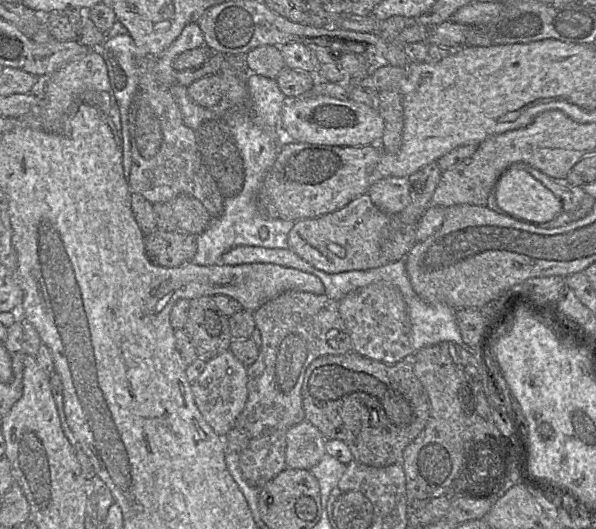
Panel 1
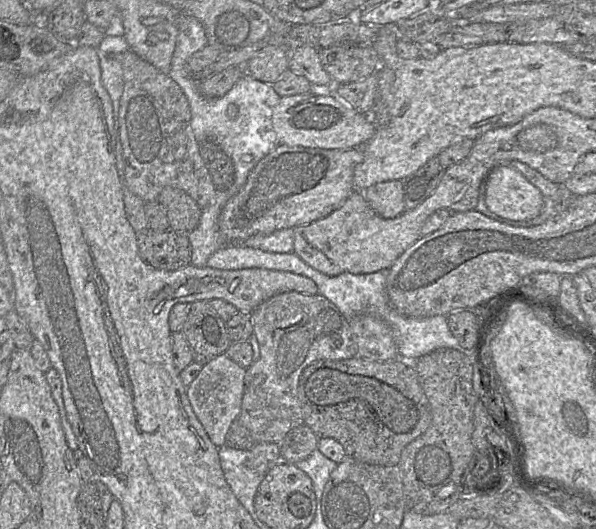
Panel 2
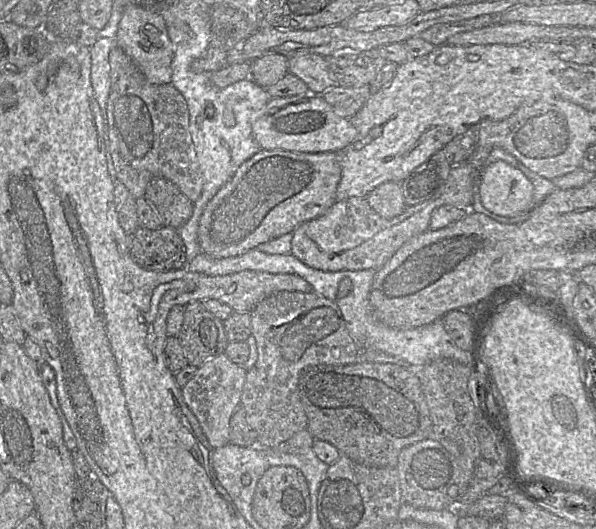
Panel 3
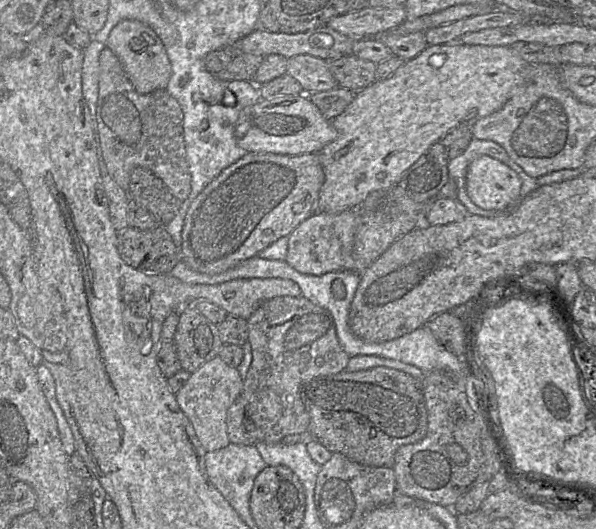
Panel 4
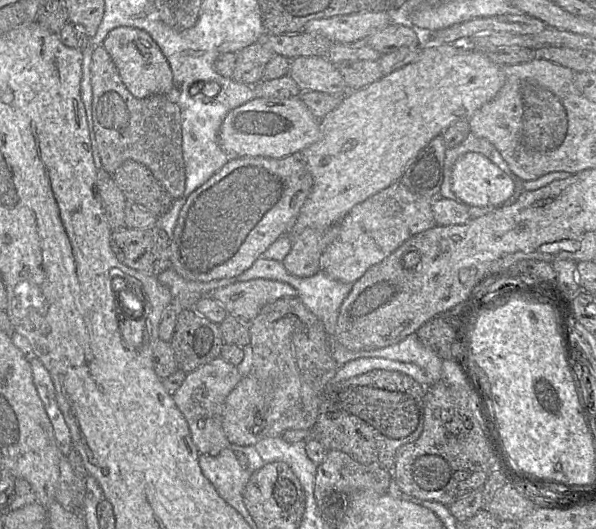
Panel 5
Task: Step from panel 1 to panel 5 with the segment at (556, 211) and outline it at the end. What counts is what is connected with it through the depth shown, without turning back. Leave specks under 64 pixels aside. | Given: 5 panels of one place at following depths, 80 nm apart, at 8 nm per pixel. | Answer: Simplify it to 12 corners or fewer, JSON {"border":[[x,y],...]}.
{"border":[[479,153],[453,165],[451,190],[462,204],[501,207],[513,180]]}

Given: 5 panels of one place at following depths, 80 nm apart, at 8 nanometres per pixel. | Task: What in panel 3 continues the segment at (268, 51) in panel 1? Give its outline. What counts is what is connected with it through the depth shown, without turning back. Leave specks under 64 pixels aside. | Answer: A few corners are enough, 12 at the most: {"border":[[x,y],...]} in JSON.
{"border":[[269,53],[251,61],[250,78],[268,88],[288,73],[289,58]]}

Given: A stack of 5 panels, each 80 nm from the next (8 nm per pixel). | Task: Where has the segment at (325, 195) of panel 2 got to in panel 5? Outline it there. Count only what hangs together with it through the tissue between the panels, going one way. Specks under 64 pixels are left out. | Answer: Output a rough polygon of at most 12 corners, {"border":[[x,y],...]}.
{"border":[[300,154],[231,158],[188,197],[170,268],[239,276],[289,235]]}

